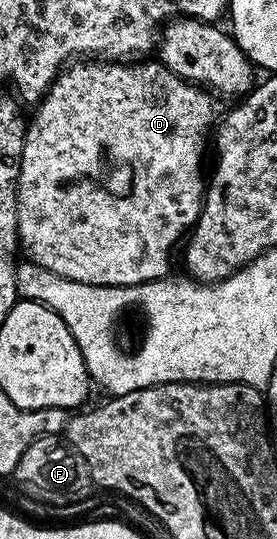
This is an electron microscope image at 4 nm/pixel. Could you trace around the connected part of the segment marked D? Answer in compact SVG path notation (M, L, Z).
M80 59L67 67L61 68L60 74L52 81L52 86L35 106L36 114L30 117L26 125L24 134L24 150L22 151L22 163L20 164L20 186L18 187L18 231L20 232L20 244L23 252L34 262L46 271L54 271L54 275L62 275L66 279L74 279L78 283L87 285L141 285L147 281L156 281L160 277L169 276L172 269L172 248L176 244L183 242L196 228L196 221L200 218L200 213L204 210L204 200L206 198L206 177L204 181L204 133L211 134L218 121L216 113L217 98L209 90L193 85L191 81L183 81L177 73L171 73L165 65L160 64L156 59L140 59L135 63L124 63L119 65L116 59Z

